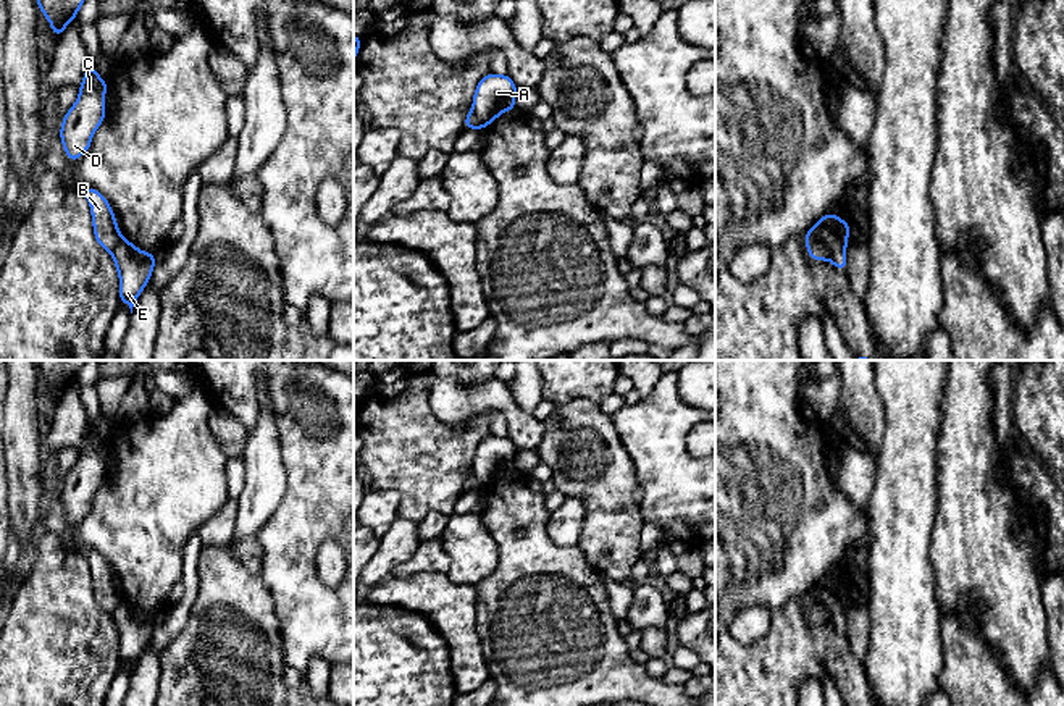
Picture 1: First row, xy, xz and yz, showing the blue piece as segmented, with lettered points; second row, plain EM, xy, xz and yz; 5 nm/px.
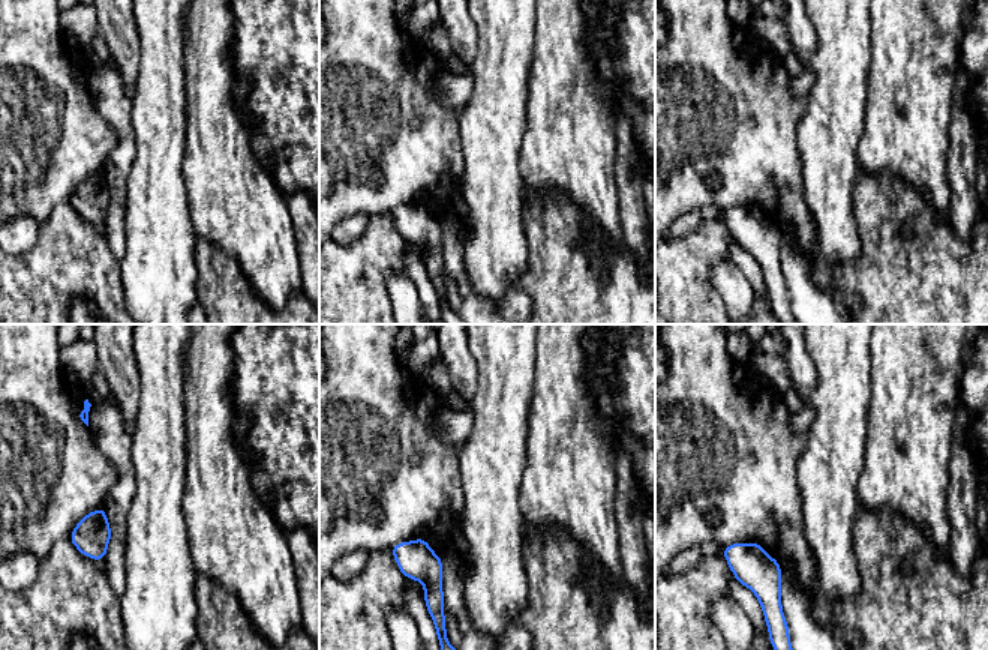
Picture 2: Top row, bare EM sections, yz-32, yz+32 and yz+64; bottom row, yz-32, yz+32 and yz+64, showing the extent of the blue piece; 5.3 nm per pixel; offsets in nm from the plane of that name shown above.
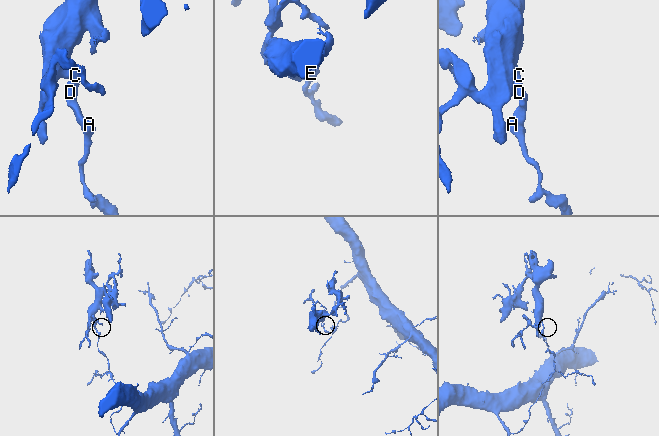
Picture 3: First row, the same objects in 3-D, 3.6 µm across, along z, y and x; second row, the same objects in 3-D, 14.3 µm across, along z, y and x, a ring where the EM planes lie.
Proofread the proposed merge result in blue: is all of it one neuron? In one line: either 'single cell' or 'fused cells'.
fused cells

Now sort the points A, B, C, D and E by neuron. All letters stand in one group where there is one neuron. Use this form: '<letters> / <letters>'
A E / B C D

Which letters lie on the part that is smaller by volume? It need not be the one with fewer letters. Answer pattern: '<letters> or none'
B, C, D

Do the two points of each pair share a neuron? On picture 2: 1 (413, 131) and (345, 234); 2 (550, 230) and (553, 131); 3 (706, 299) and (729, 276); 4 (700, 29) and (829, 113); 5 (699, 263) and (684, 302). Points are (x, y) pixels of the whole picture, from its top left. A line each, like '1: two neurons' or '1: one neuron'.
1: two neurons
2: two neurons
3: two neurons
4: two neurons
5: one neuron

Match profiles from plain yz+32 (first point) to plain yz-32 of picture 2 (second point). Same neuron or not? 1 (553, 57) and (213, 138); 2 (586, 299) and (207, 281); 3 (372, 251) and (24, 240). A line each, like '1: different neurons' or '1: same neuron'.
1: same neuron
2: same neuron
3: different neurons

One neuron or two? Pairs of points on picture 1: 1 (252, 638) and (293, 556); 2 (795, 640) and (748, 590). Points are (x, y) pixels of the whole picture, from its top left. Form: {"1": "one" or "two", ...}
{"1": "two", "2": "two"}

